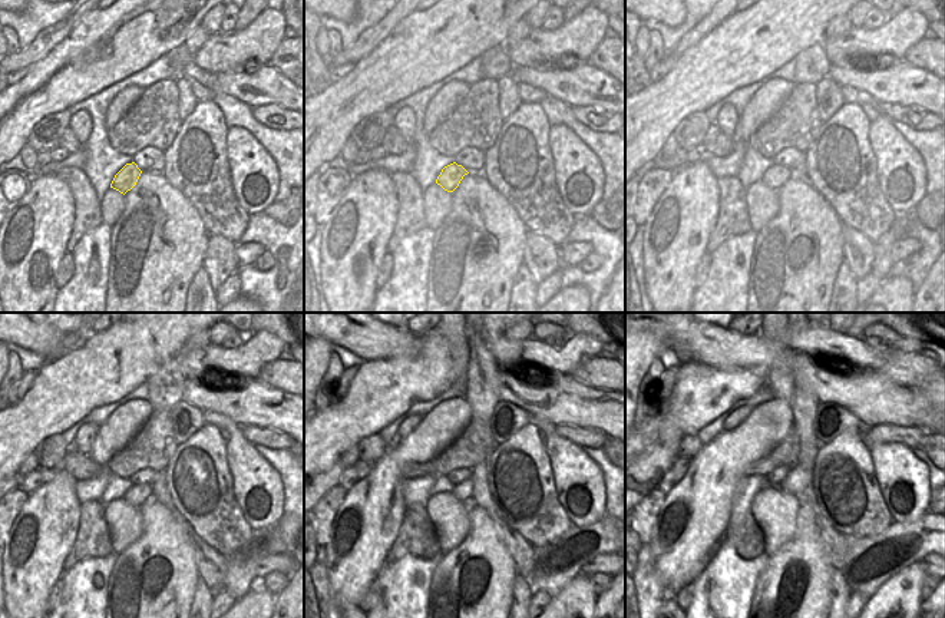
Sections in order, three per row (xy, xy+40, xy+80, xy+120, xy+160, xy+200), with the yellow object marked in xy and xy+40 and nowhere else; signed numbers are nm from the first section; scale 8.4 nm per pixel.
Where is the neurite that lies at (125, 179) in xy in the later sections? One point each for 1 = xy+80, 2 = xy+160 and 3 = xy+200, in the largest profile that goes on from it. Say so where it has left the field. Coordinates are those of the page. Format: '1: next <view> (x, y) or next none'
1: next xy+80 (775, 177)
2: next xy+160 (463, 491)
3: next xy+200 (783, 486)

